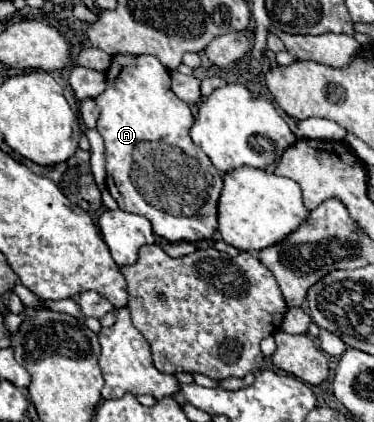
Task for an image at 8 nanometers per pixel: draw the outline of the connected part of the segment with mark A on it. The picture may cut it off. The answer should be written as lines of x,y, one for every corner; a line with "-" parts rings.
153,55
113,57
107,71
107,89
95,101
101,111
97,131
105,141
105,185
111,197
119,203
119,209
147,217
153,225
153,233
171,243
197,243
213,239
217,231
217,203
223,189
223,179
209,157
193,145
189,137
193,113
189,105
171,91
169,71
159,63
159,59

